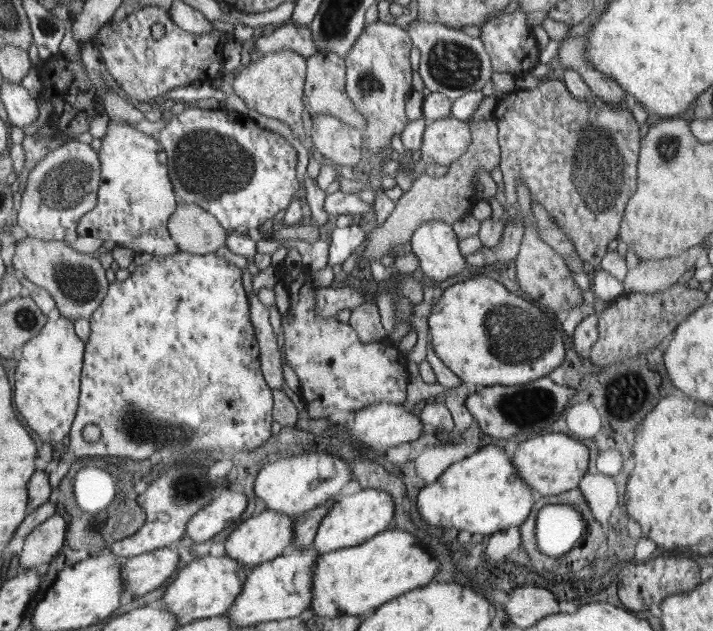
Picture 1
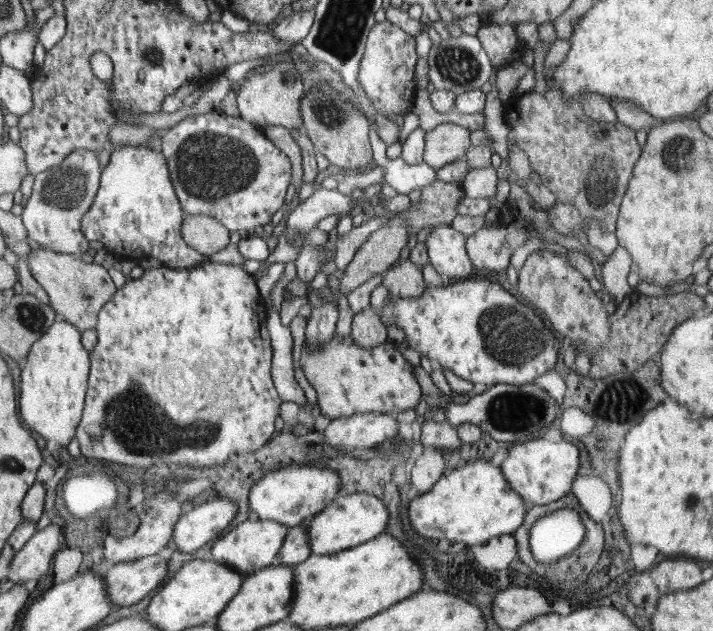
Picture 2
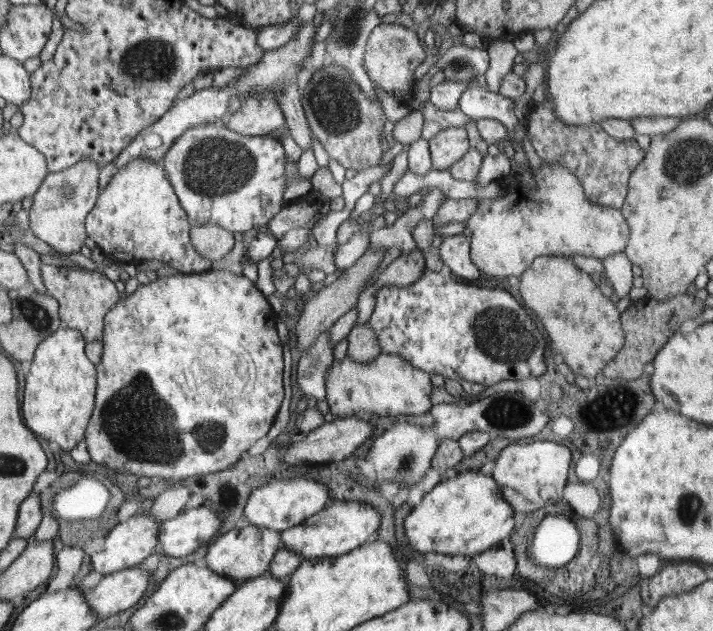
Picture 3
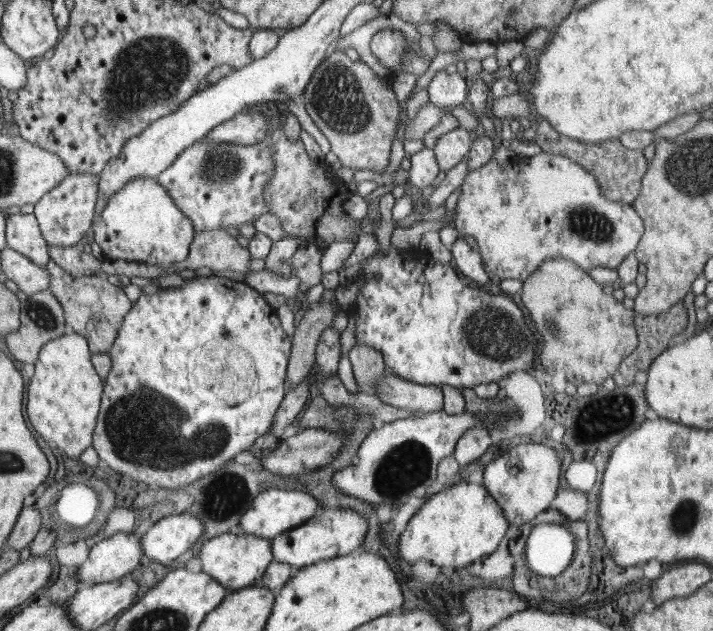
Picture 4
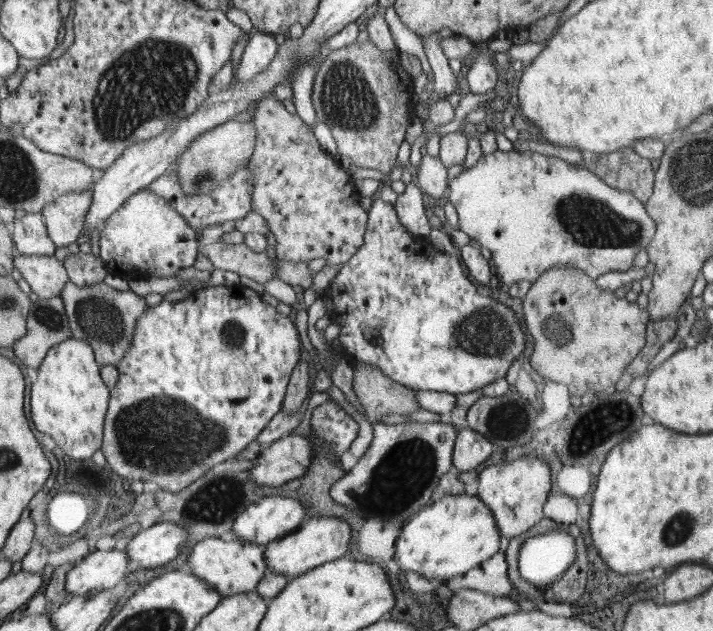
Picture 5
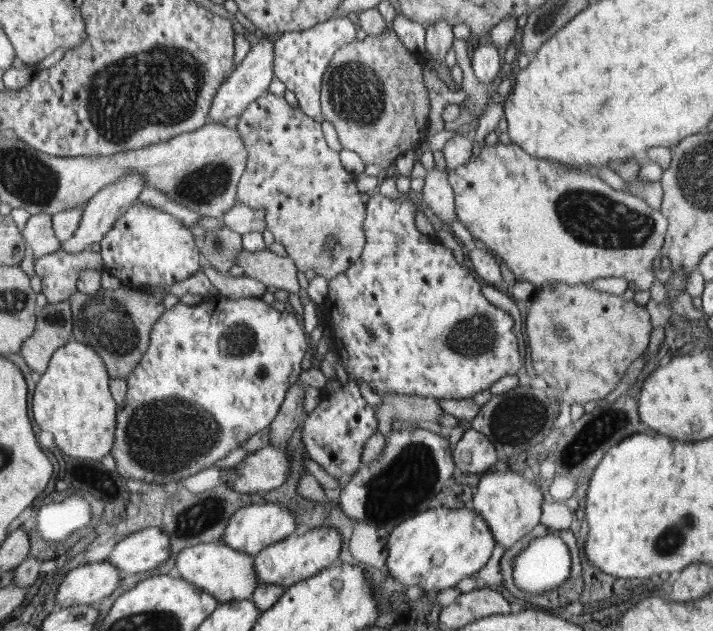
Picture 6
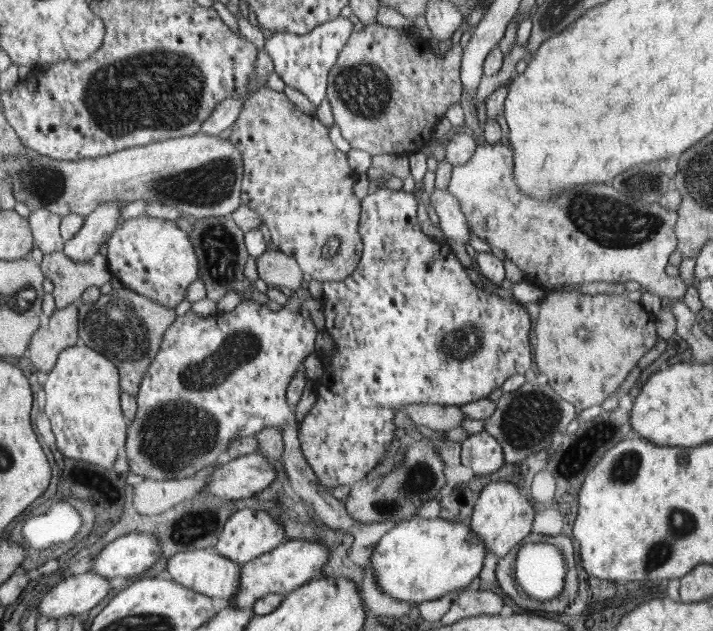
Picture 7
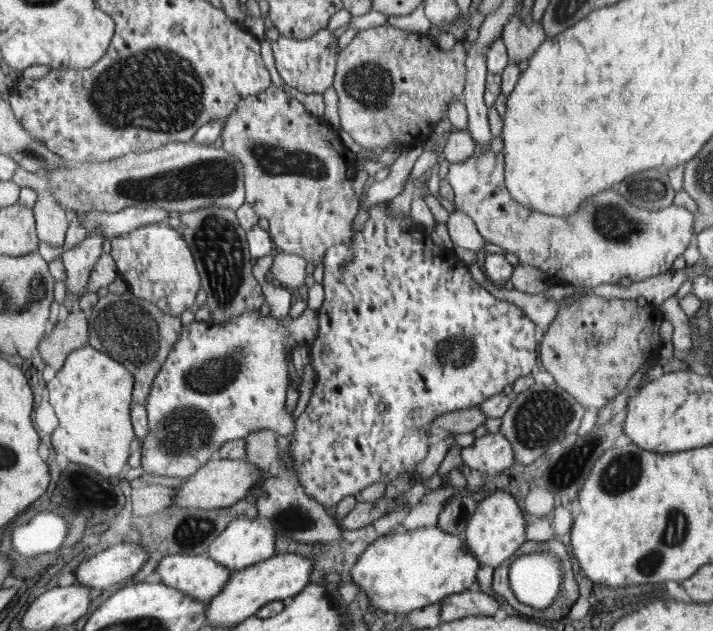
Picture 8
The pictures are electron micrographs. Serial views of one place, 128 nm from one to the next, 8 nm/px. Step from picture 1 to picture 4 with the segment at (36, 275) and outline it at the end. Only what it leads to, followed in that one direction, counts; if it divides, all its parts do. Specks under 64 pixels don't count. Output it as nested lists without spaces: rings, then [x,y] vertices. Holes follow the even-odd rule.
[[[51,258],[46,268],[51,275],[50,289],[59,302],[63,303],[64,314],[73,328],[72,332],[87,338],[92,355],[109,352],[119,336],[120,328],[123,328],[124,317],[128,316],[126,312],[132,308],[124,289],[120,292],[120,287],[110,284],[108,280],[100,280],[100,276],[73,278]]]

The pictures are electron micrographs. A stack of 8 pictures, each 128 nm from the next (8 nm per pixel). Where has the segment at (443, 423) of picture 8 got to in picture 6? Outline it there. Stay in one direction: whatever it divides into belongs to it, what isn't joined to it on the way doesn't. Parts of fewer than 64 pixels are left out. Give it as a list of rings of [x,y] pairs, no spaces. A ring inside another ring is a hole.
[[[388,391],[382,393],[380,398],[382,402],[373,408],[378,418],[378,430],[384,436],[391,432],[391,423],[394,420],[437,423],[436,418],[446,414],[446,410],[440,408],[437,399],[432,397]]]

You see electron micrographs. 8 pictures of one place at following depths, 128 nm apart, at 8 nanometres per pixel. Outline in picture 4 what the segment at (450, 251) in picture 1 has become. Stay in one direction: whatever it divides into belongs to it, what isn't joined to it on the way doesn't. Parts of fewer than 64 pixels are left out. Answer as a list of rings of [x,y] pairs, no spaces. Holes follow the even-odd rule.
[[[468,238],[456,239],[451,249],[456,270],[468,275],[474,282],[480,285],[489,284],[490,278],[484,266],[482,255],[478,252],[473,242]]]

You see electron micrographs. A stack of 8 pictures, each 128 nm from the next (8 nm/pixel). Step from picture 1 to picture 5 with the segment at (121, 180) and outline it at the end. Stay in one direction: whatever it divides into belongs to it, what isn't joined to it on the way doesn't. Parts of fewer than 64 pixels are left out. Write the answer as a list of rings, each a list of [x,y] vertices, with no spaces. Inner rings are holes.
[[[149,188],[140,189],[128,202],[116,209],[101,228],[100,256],[110,274],[130,277],[174,277],[182,268],[194,264],[196,232],[171,203]]]

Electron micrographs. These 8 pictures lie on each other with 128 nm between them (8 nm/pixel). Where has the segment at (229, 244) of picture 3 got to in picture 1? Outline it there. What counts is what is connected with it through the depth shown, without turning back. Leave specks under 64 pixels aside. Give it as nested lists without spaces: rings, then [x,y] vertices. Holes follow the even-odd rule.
[[[180,203],[168,222],[171,236],[179,244],[180,251],[195,255],[215,253],[228,239],[226,229],[215,216],[192,203]]]

